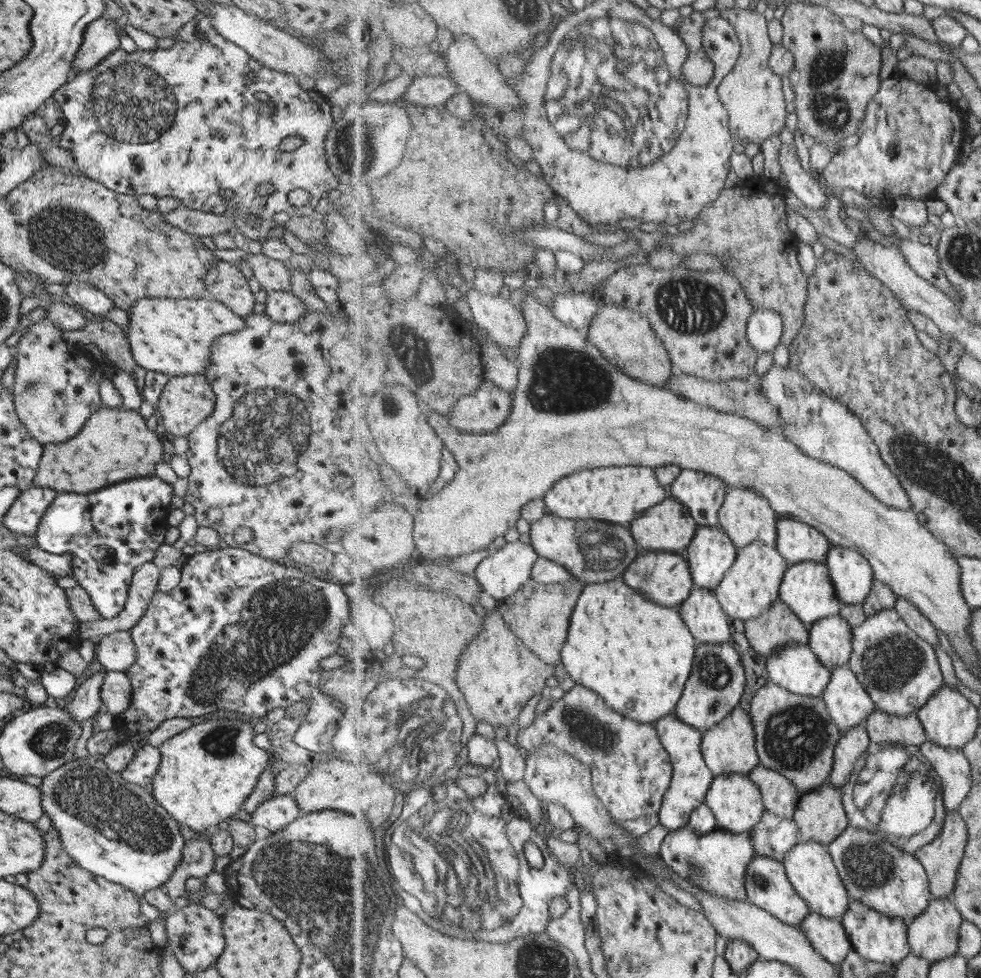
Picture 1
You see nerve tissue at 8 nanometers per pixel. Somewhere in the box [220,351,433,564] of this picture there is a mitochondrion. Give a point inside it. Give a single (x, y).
(388, 405)

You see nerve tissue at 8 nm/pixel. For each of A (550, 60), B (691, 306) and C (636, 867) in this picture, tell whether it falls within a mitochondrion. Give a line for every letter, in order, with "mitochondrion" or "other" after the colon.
A: mitochondrion
B: mitochondrion
C: other

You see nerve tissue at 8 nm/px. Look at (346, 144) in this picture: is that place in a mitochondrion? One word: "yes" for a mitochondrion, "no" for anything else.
yes

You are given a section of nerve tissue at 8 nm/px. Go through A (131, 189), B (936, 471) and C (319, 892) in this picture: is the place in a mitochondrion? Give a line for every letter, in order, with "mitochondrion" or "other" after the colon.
A: other
B: mitochondrion
C: mitochondrion

